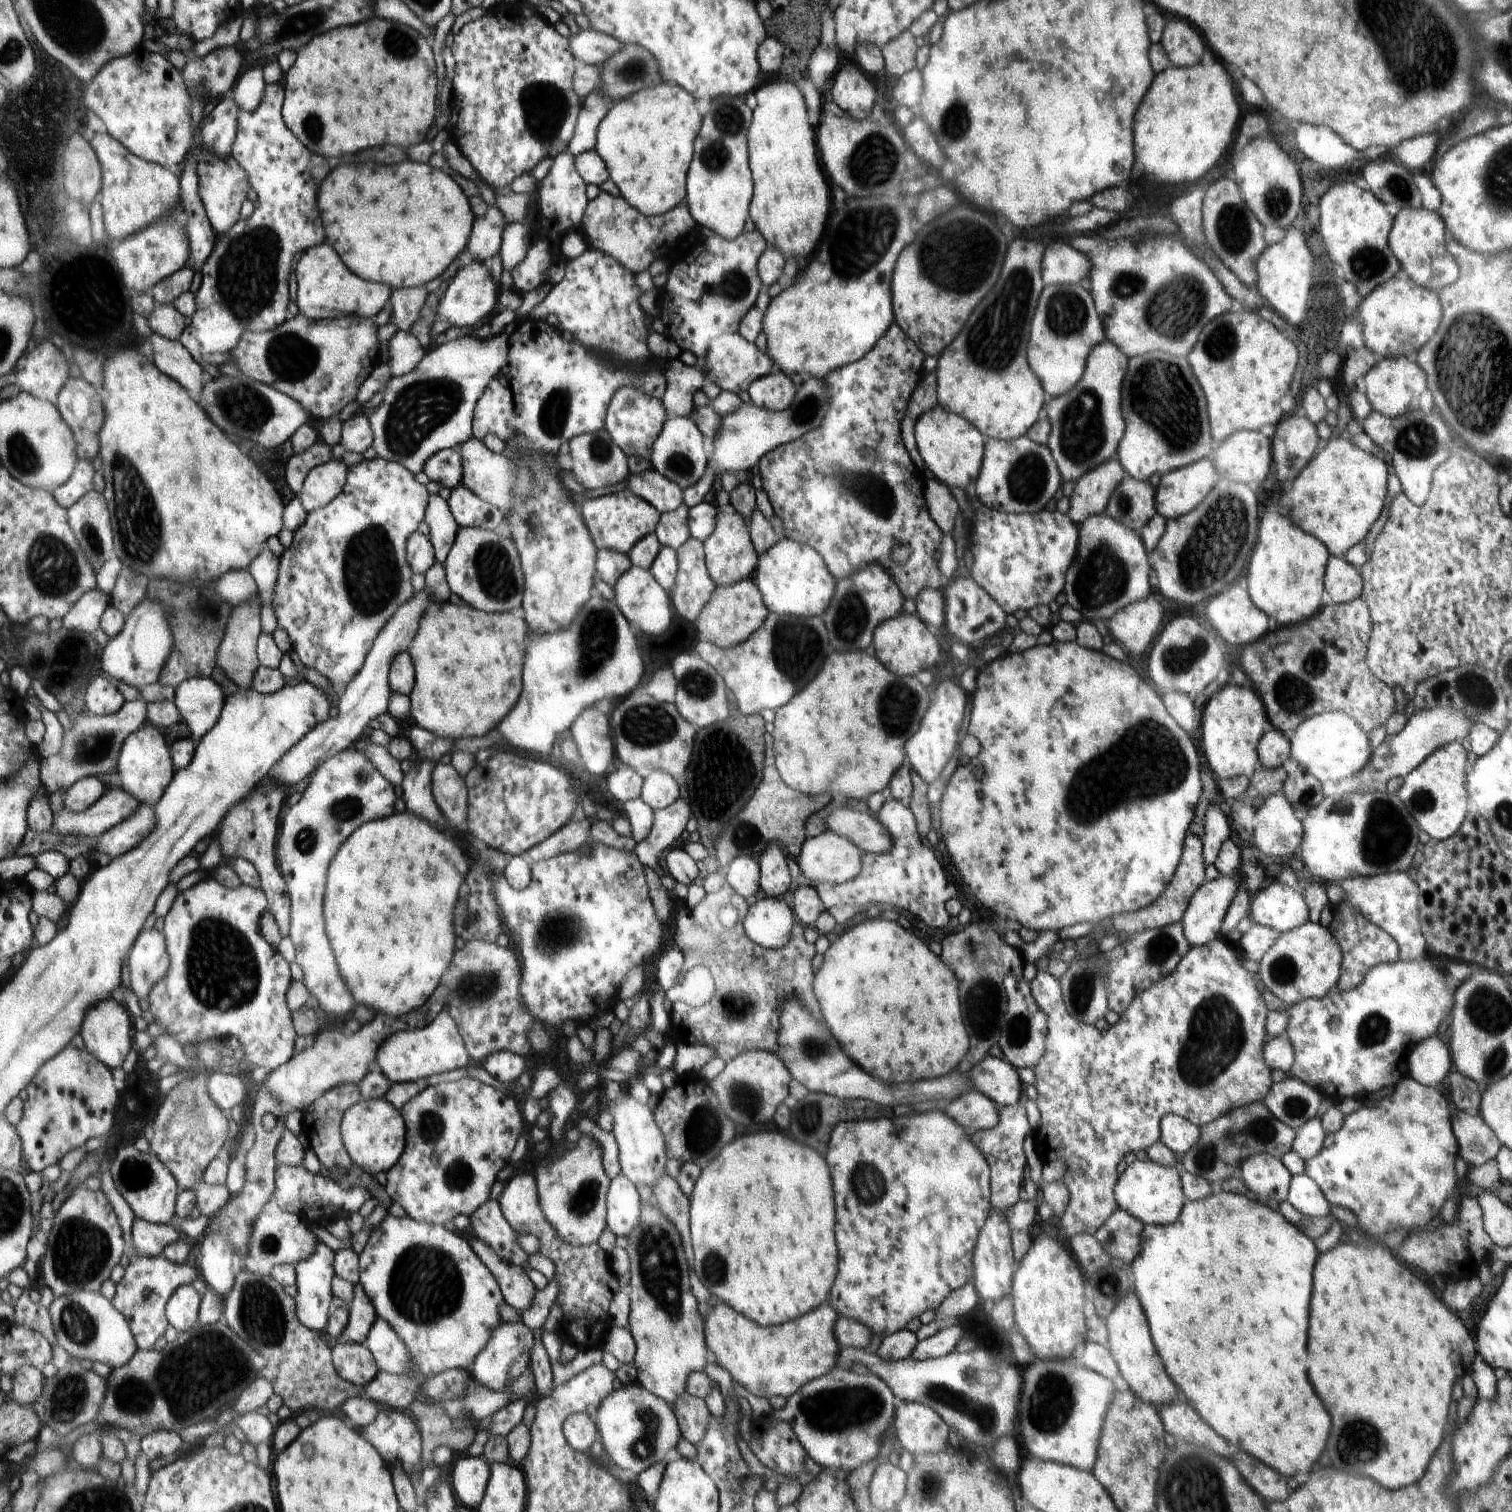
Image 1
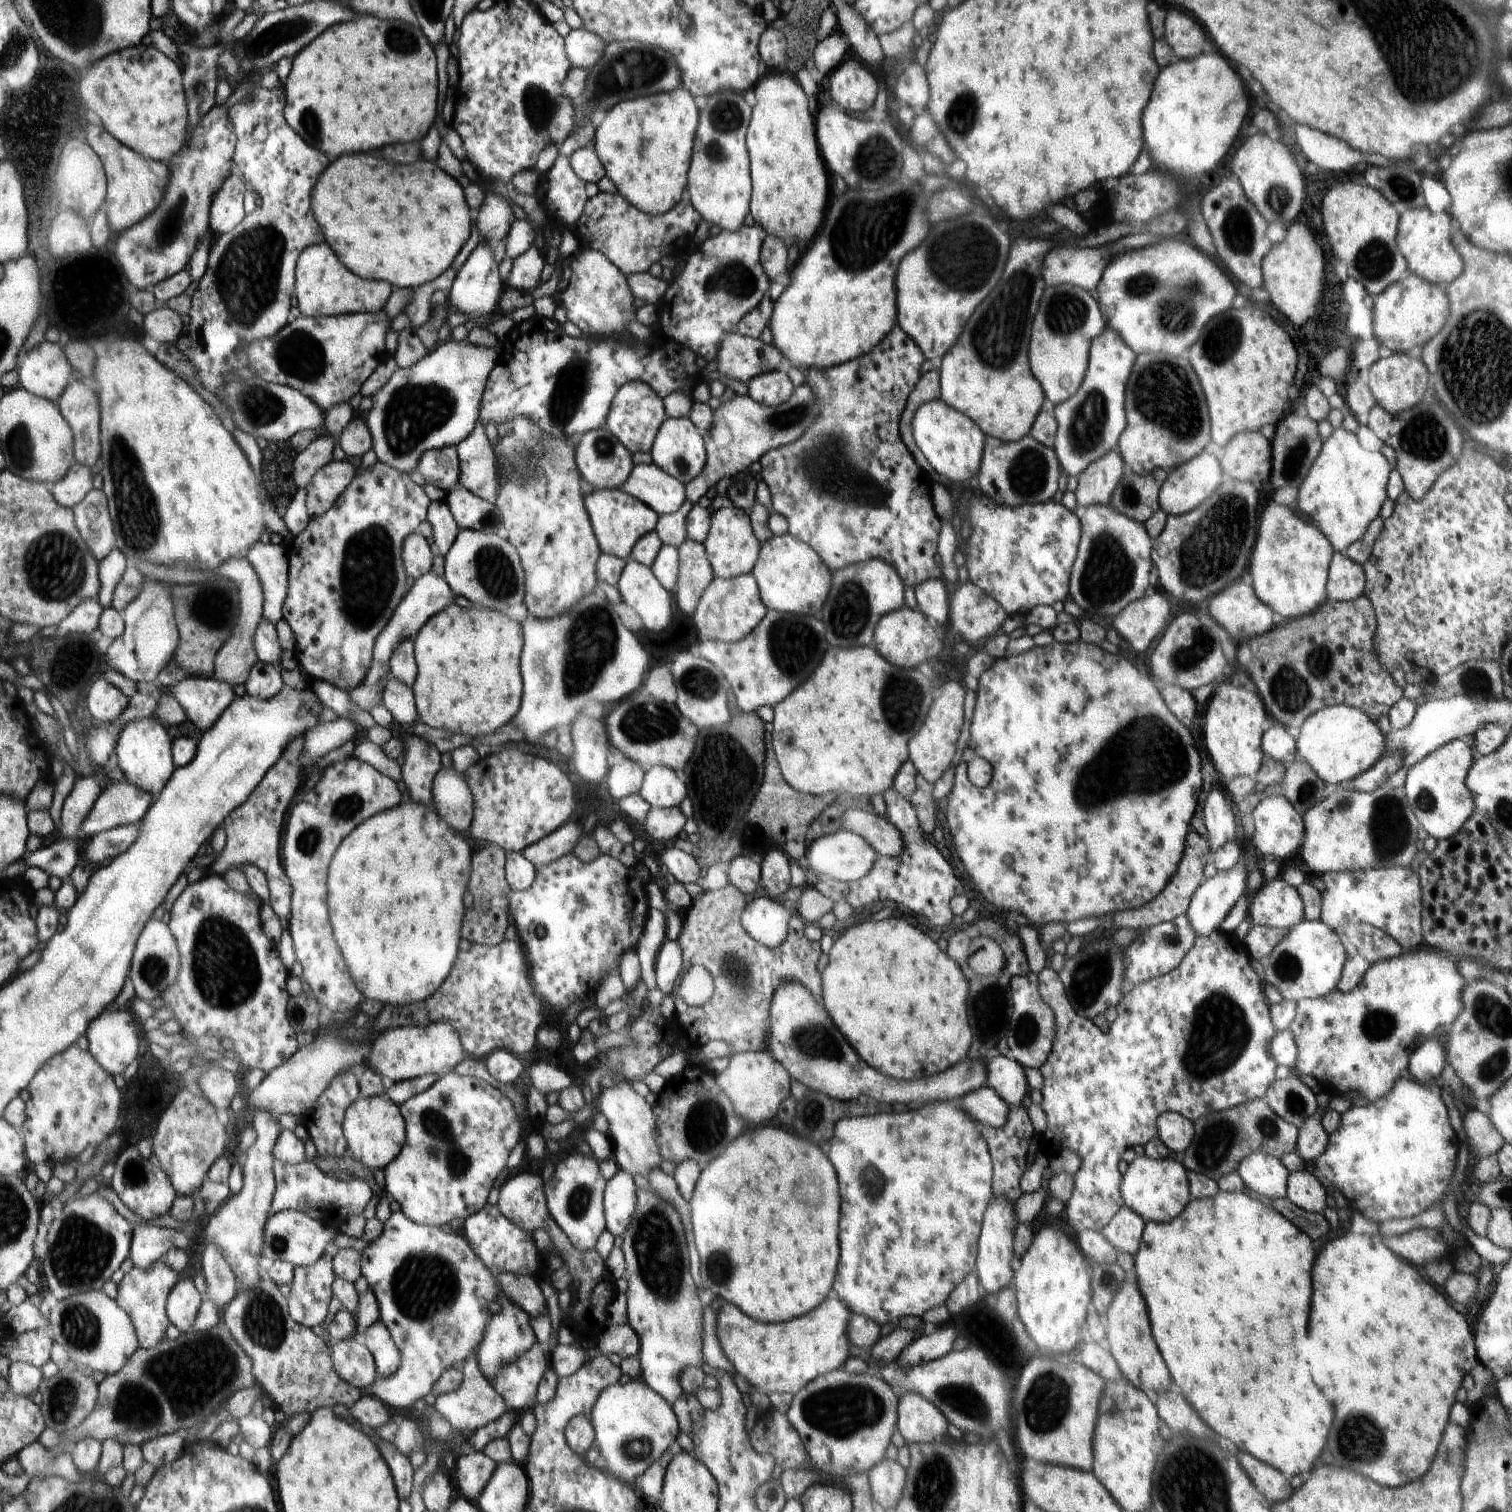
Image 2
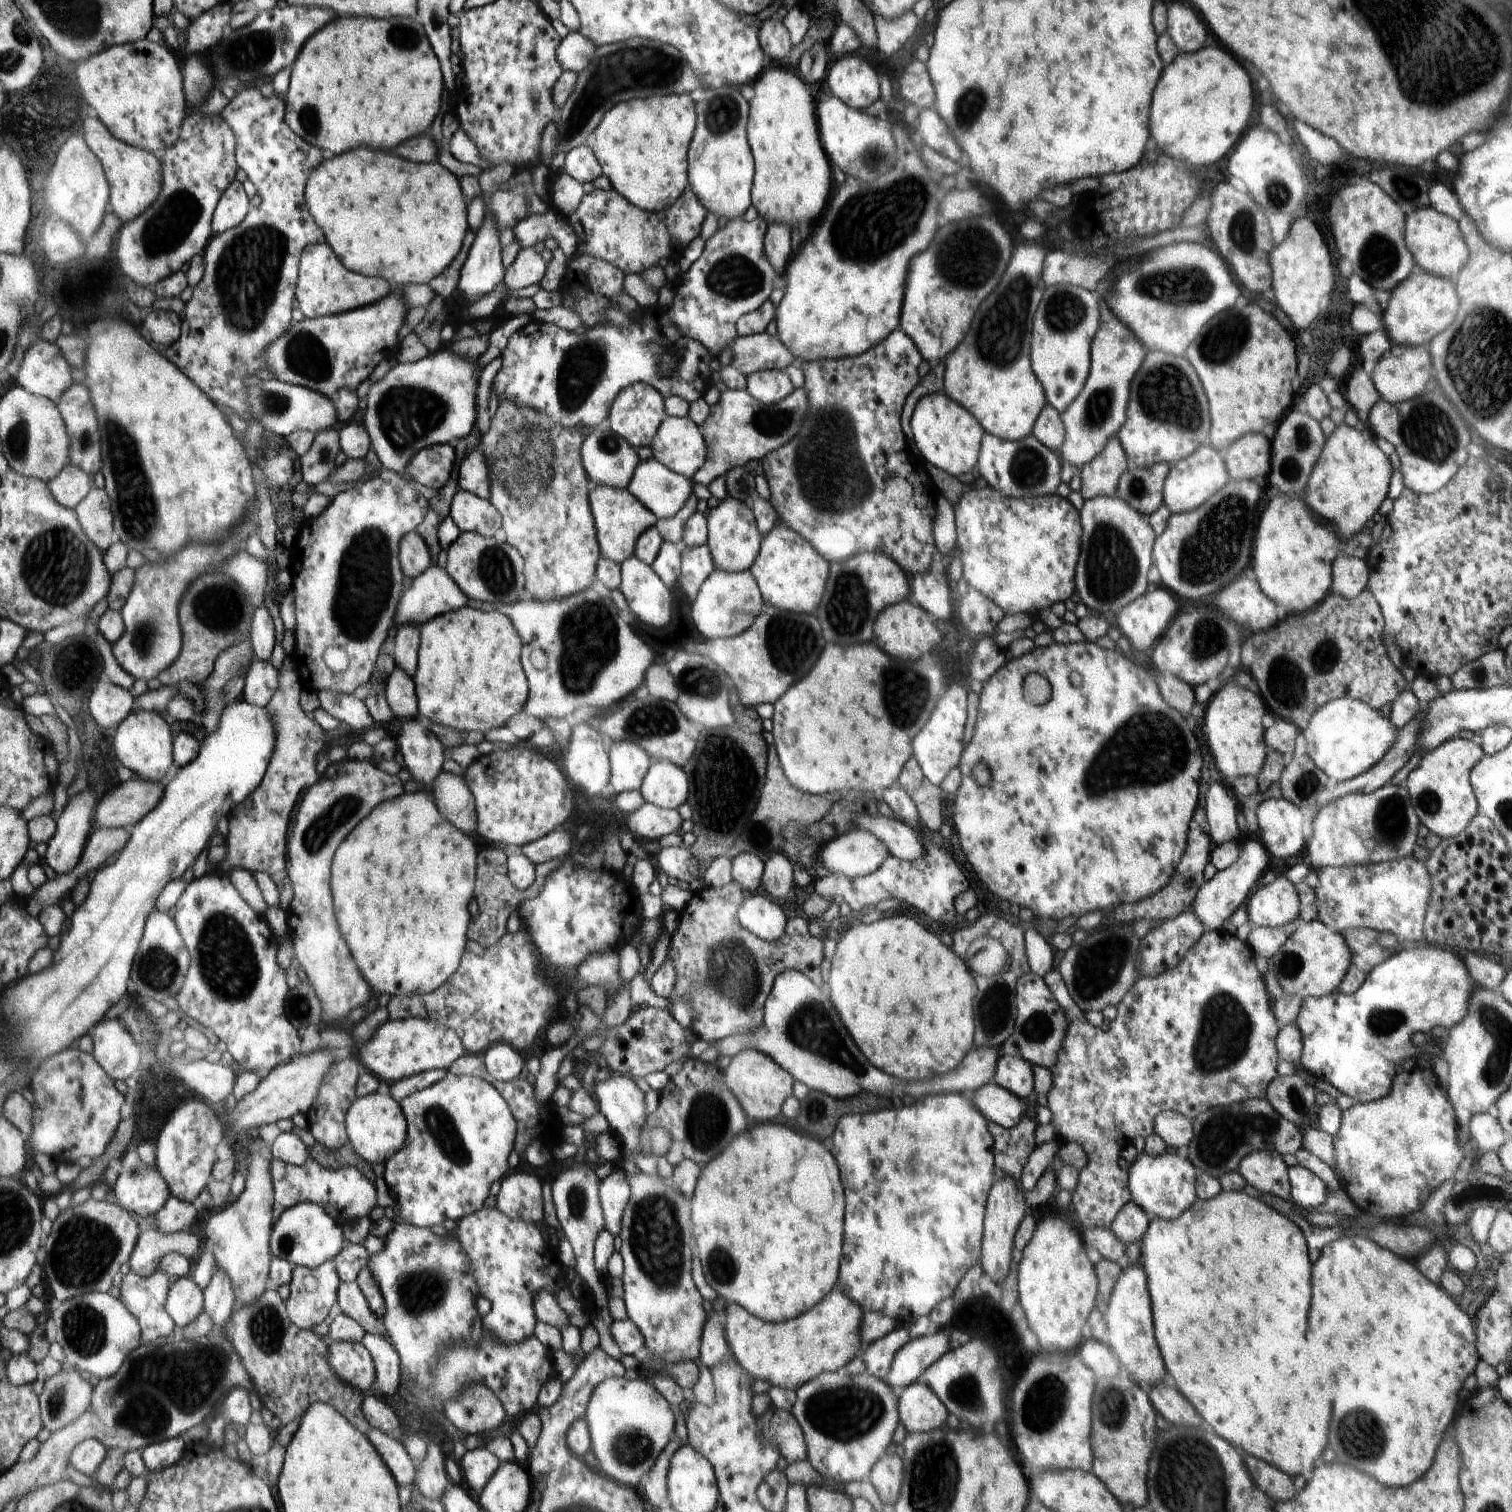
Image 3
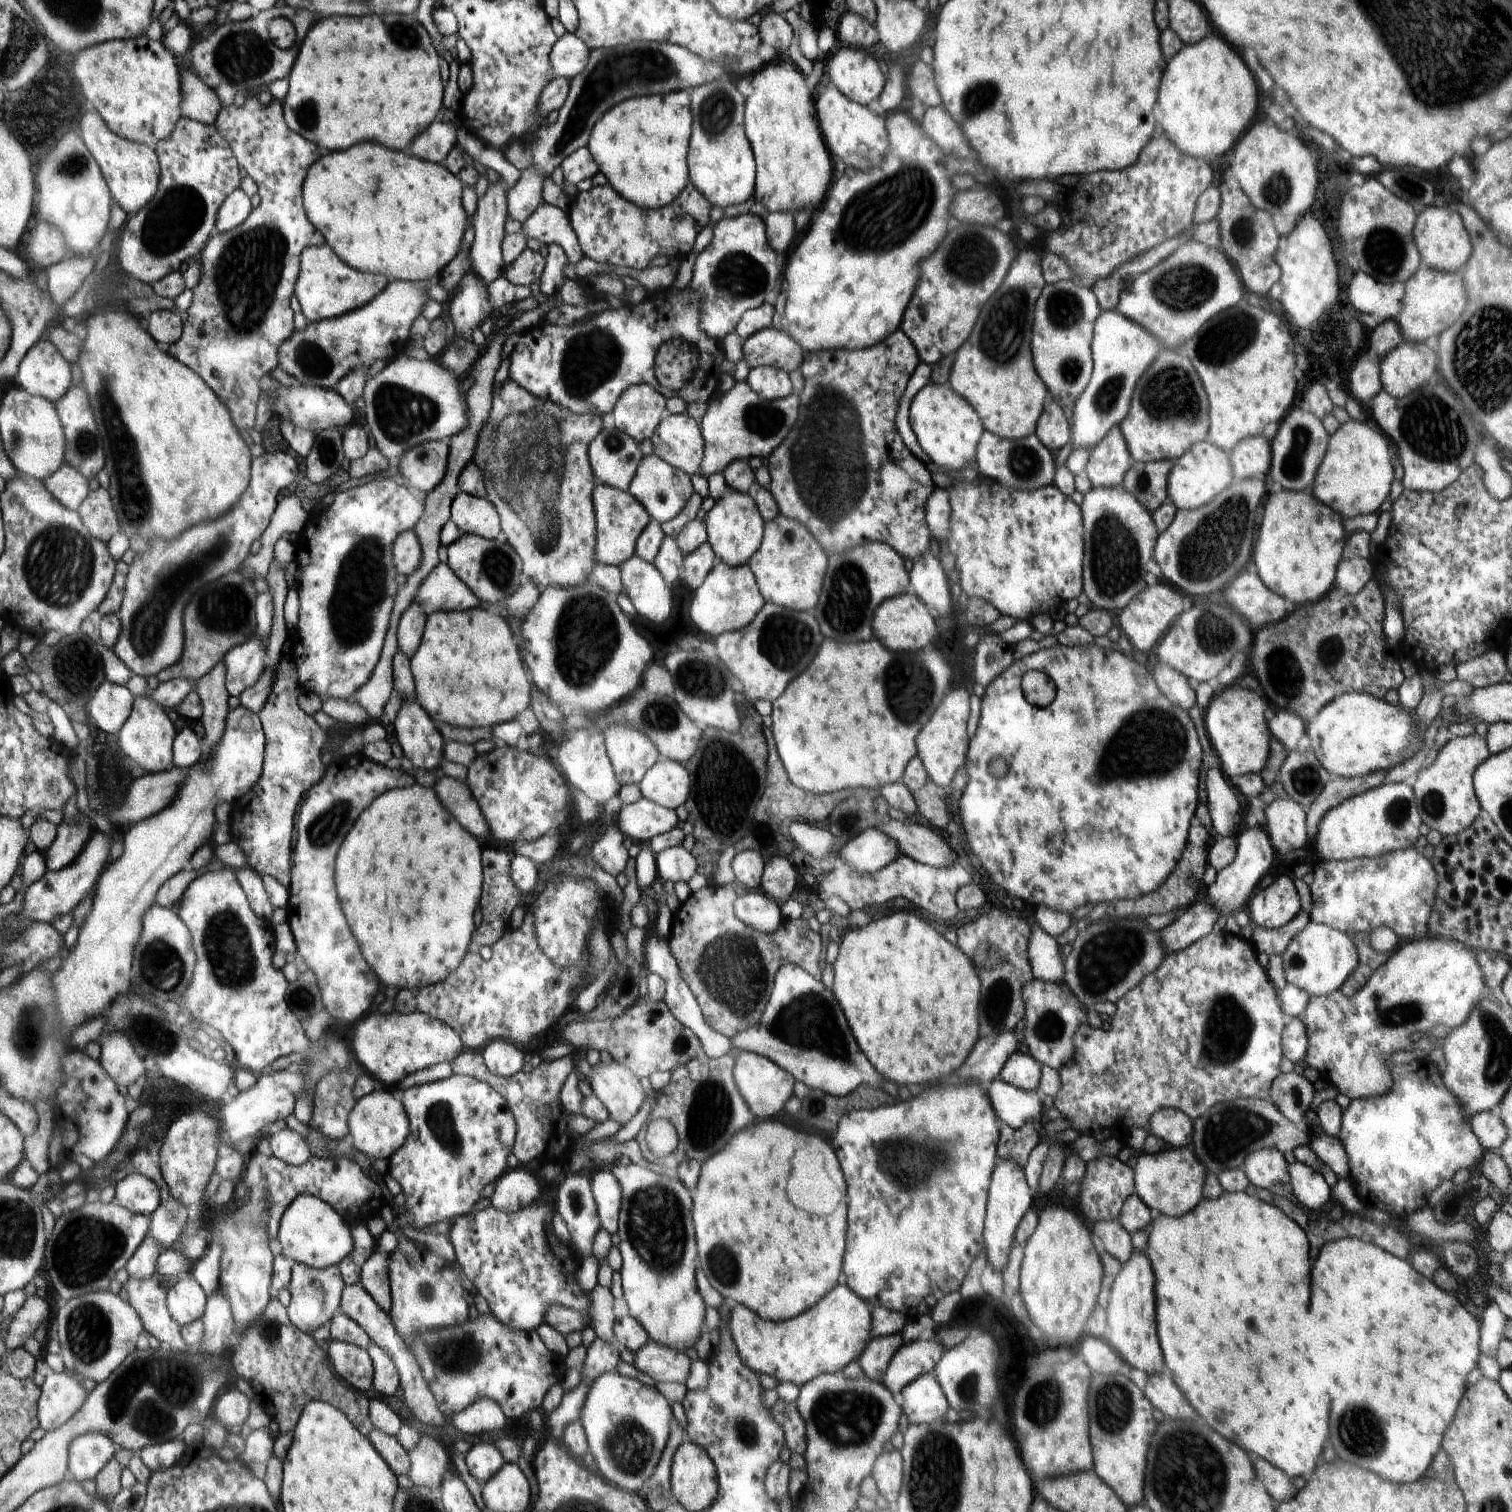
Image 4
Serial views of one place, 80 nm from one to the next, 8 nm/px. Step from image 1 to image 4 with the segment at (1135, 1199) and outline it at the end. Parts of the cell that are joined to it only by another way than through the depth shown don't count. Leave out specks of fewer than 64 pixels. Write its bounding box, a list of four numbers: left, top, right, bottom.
[1133,1147,1207,1218]

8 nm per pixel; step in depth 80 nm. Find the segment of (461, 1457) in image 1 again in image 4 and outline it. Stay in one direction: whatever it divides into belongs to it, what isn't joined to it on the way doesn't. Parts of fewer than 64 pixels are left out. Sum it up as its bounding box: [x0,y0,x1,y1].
[464,1442,505,1484]

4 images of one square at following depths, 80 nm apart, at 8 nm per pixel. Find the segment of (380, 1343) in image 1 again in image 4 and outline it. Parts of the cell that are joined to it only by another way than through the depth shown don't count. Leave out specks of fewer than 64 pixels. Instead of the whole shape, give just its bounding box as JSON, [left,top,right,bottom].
[366,1343,402,1396]

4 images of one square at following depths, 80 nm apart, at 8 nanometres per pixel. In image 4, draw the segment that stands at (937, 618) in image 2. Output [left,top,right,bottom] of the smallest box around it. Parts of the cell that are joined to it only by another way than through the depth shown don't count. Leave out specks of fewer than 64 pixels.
[911,552,950,616]

